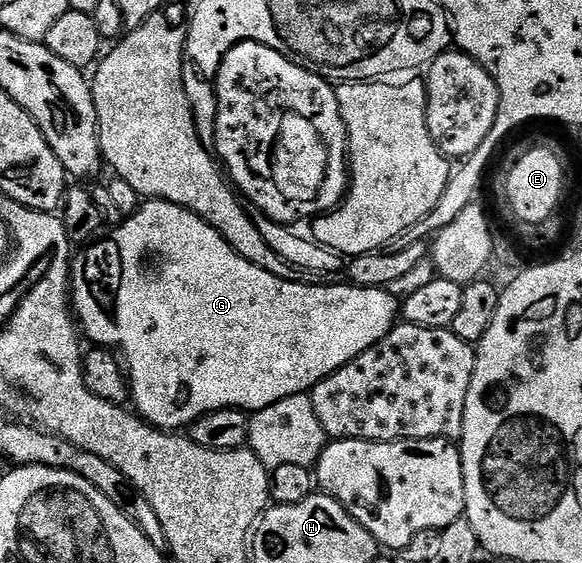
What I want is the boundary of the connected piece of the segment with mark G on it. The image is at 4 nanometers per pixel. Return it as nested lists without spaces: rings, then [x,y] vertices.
[[[163,199],[146,200],[132,215],[126,216],[118,227],[111,228],[109,233],[104,234],[98,241],[92,242],[89,250],[91,252],[88,253],[87,259],[83,255],[76,254],[71,264],[69,299],[73,304],[74,314],[83,315],[81,331],[86,338],[88,335],[92,339],[90,341],[92,344],[114,349],[121,356],[125,364],[125,374],[129,380],[129,399],[132,404],[135,402],[134,410],[140,419],[151,424],[152,427],[158,427],[161,431],[182,432],[210,411],[238,407],[241,411],[254,413],[285,397],[306,395],[321,380],[329,378],[334,371],[349,365],[349,361],[365,353],[365,349],[377,345],[377,341],[384,339],[397,325],[397,320],[401,315],[400,300],[398,298],[395,300],[391,296],[392,292],[382,287],[356,287],[354,285],[306,287],[303,283],[273,277],[273,273],[245,261],[245,257],[238,255],[224,241],[221,233],[217,233],[213,225],[197,217],[197,213],[181,205],[167,203]]]

